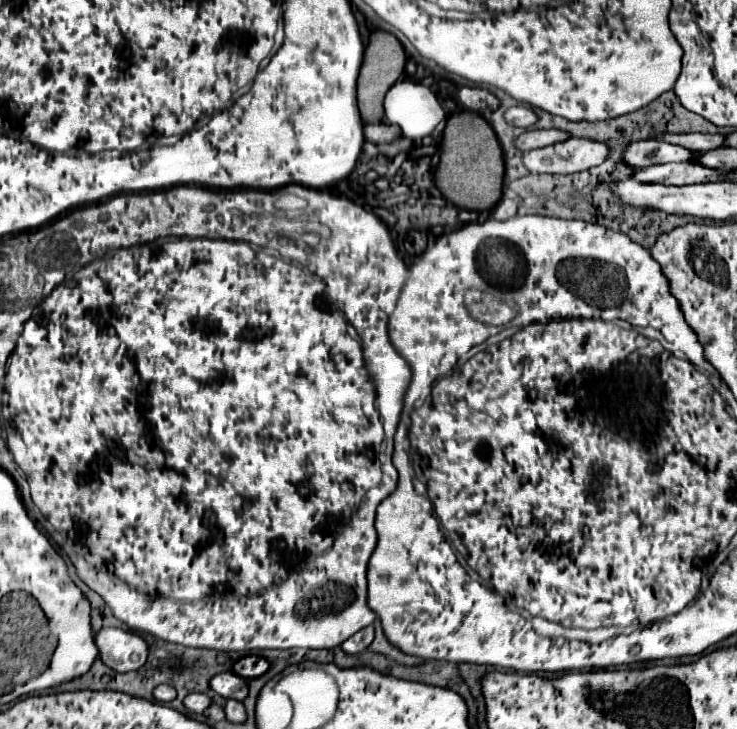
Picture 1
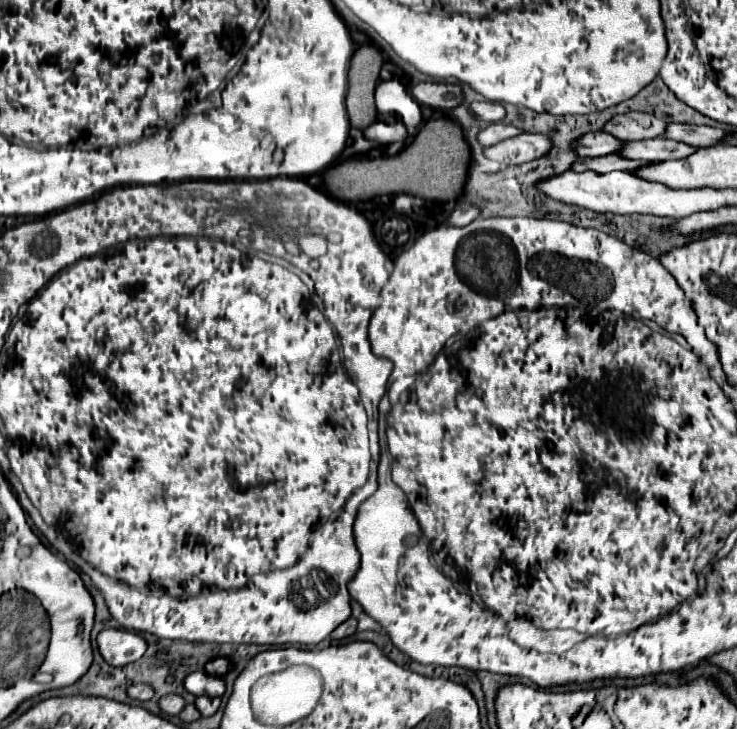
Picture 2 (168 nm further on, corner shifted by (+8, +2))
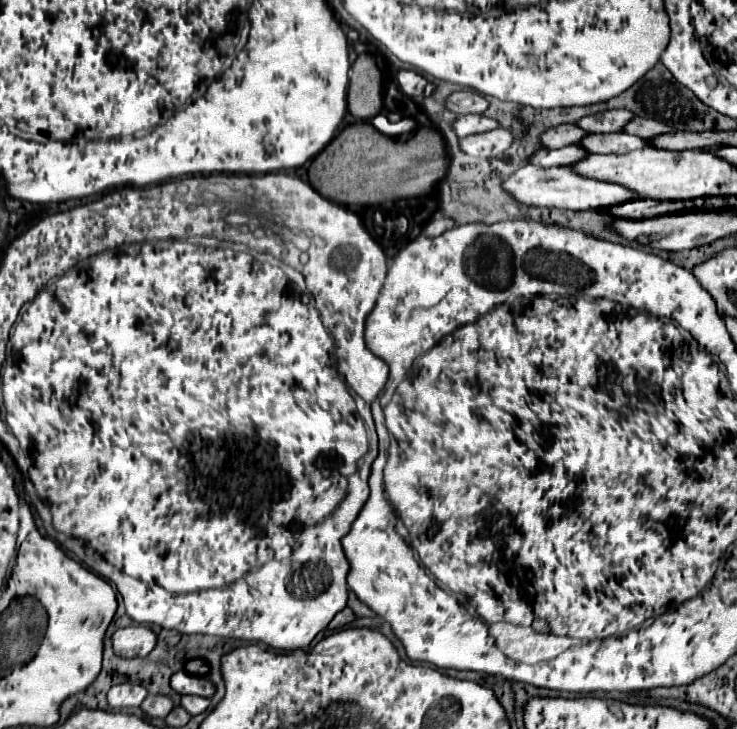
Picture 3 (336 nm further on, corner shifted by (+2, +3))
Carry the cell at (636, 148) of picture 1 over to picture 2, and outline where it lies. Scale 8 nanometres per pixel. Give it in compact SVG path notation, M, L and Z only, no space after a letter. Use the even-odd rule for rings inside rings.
M605 131L601 133L593 133L593 135L585 135L579 139L579 143L575 143L577 153L581 157L605 157L605 155L613 155L619 153L623 149L625 141L607 135Z

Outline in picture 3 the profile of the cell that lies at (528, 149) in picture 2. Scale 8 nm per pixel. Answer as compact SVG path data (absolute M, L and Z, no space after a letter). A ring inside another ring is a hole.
M495 128L489 132L481 132L481 134L471 134L465 138L459 138L459 148L475 158L495 158L499 154L503 154L503 150L507 150L507 146L511 144L511 132L503 130L503 128Z

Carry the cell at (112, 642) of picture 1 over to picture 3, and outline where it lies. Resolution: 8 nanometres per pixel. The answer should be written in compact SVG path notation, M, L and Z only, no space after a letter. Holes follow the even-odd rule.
M149 626L121 628L113 634L113 650L121 658L147 656L157 644L157 634Z

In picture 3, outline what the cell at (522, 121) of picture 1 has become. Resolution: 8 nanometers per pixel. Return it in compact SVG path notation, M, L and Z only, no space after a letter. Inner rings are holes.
M471 90L453 92L445 100L445 108L451 110L453 114L483 114L487 106L489 102Z

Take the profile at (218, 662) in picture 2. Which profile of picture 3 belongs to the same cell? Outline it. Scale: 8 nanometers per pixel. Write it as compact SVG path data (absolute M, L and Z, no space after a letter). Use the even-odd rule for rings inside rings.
M200 659L187 660L184 664L184 669L189 673L199 676L205 676L209 672L209 666Z

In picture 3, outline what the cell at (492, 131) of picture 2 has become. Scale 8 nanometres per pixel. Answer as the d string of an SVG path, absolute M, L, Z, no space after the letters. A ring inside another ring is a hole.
M463 114L463 116L457 116L451 124L453 132L463 138L463 136L469 136L469 134L479 134L479 132L485 132L485 130L495 130L499 128L499 124L487 116L479 116L479 114Z

